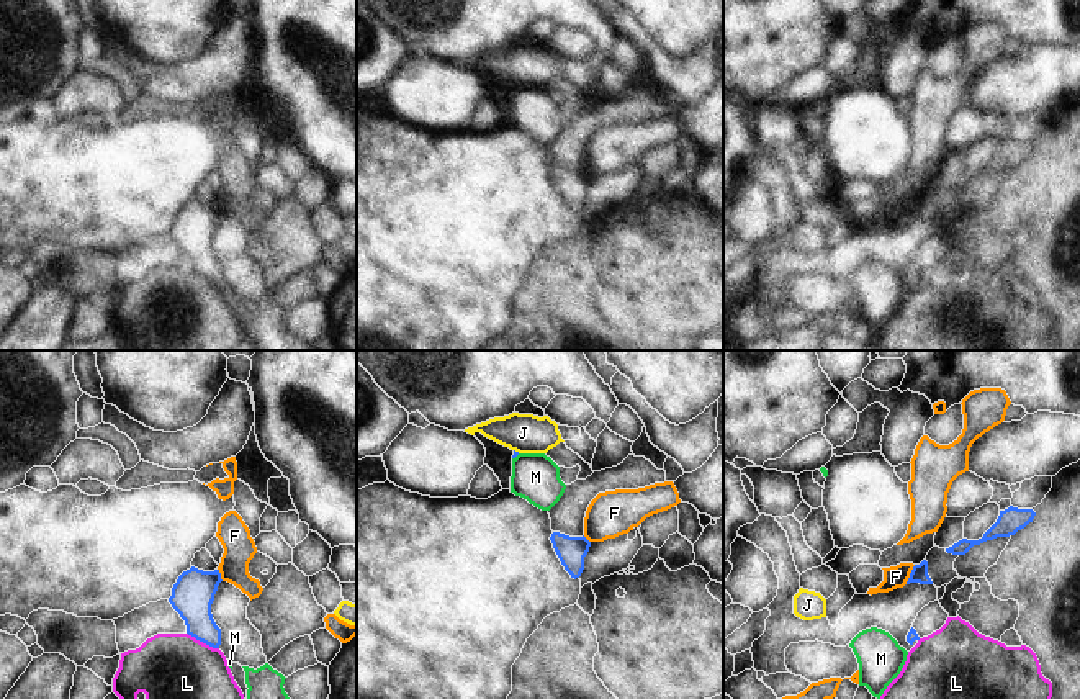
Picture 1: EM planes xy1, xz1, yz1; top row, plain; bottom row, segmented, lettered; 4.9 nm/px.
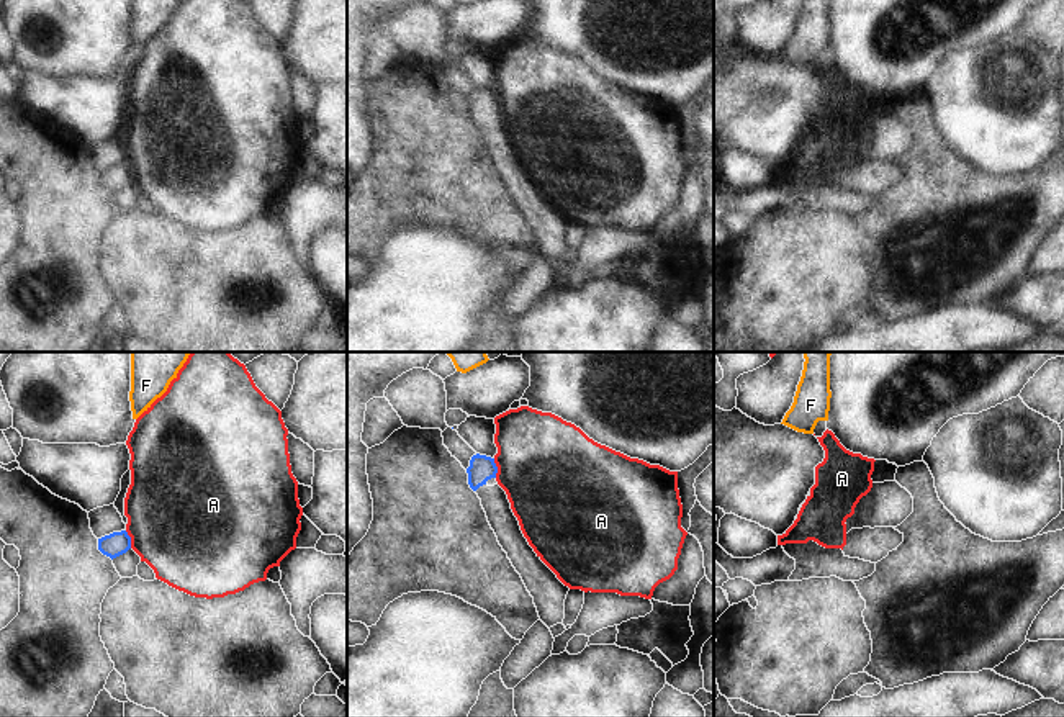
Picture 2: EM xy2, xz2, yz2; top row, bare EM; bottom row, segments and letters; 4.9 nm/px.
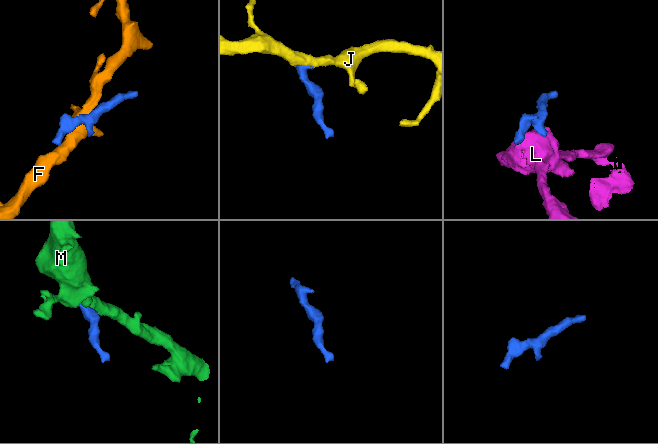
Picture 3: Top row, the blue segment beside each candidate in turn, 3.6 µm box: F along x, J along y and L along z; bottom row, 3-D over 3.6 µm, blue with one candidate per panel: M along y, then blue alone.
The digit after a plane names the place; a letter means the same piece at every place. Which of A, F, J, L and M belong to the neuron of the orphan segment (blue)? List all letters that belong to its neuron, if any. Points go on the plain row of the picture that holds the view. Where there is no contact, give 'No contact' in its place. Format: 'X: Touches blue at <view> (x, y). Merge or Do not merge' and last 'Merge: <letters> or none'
A: Touches blue at xz2 (496, 102). Do not merge
F: Touches blue at yz1 (910, 208). Do not merge
J: Touches blue at xz1 (517, 85). Do not merge
L: Touches blue at xy1 (203, 275). Do not merge
M: Touches blue at xz1 (516, 89). Do not merge
Merge: none

